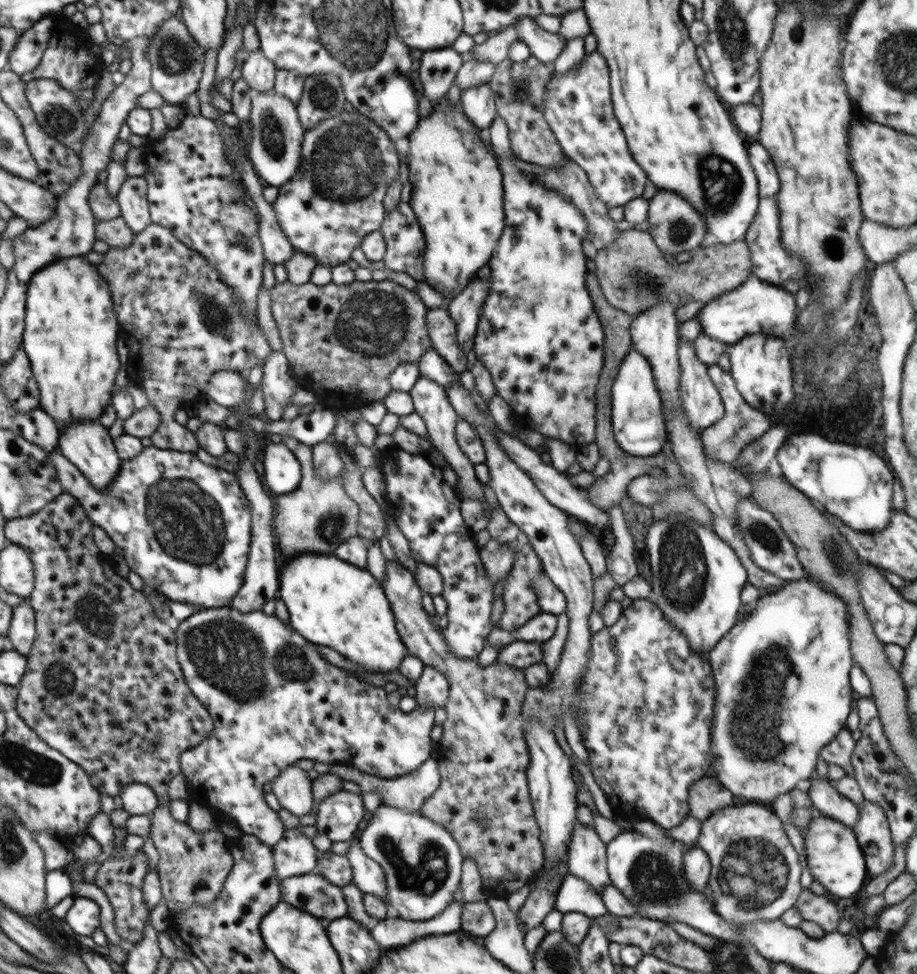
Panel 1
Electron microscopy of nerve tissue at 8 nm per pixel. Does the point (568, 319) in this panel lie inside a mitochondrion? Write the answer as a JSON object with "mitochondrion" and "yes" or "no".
{"mitochondrion":"no"}

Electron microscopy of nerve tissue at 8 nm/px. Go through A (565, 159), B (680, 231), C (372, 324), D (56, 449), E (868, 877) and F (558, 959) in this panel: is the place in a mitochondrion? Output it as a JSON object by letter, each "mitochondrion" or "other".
{"A":"other","B":"mitochondrion","C":"mitochondrion","D":"other","E":"other","F":"mitochondrion"}

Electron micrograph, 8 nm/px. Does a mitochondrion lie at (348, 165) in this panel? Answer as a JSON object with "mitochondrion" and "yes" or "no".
{"mitochondrion":"yes"}

